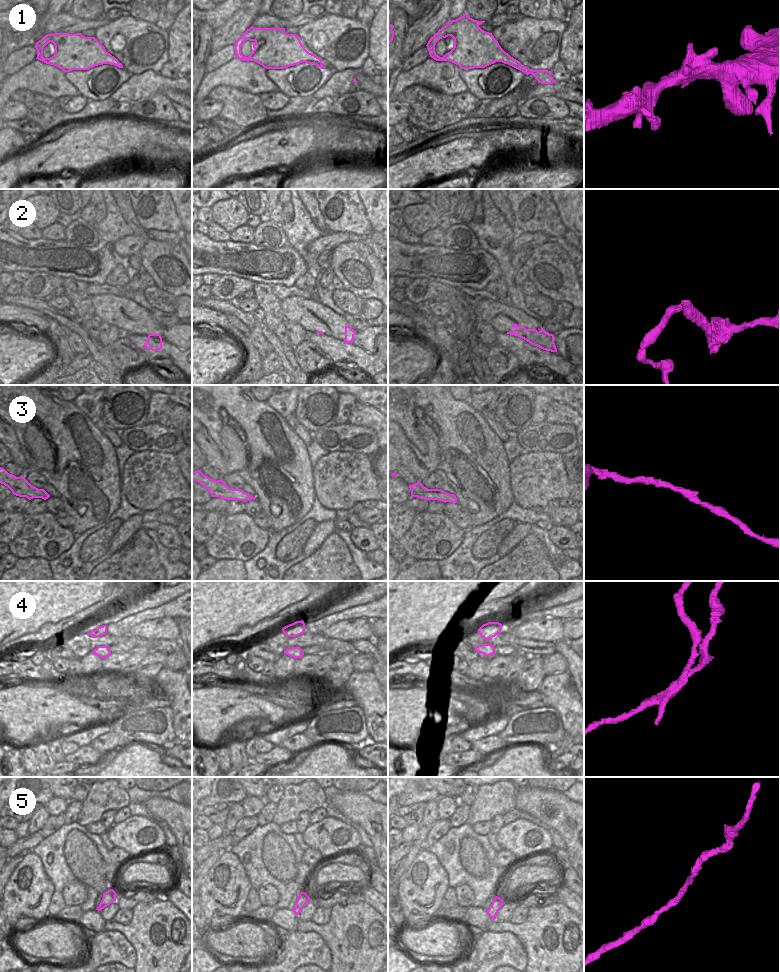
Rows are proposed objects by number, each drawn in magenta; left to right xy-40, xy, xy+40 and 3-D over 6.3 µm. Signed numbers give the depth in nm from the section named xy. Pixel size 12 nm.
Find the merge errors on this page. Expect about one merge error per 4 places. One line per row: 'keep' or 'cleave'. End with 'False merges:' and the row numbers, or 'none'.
1: keep
2: cleave
3: keep
4: cleave
5: keep
False merges: 2, 4

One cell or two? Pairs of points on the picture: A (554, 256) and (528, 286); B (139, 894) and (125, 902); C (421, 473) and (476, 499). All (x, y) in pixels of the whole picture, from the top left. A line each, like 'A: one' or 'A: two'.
A: two
B: one
C: two

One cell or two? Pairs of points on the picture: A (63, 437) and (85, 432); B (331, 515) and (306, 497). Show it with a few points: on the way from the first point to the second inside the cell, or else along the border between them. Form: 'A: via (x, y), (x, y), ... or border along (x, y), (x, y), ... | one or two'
A: via (68, 437), (80, 437) | one
B: border along (316, 496), (313, 506), (299, 520) | two

